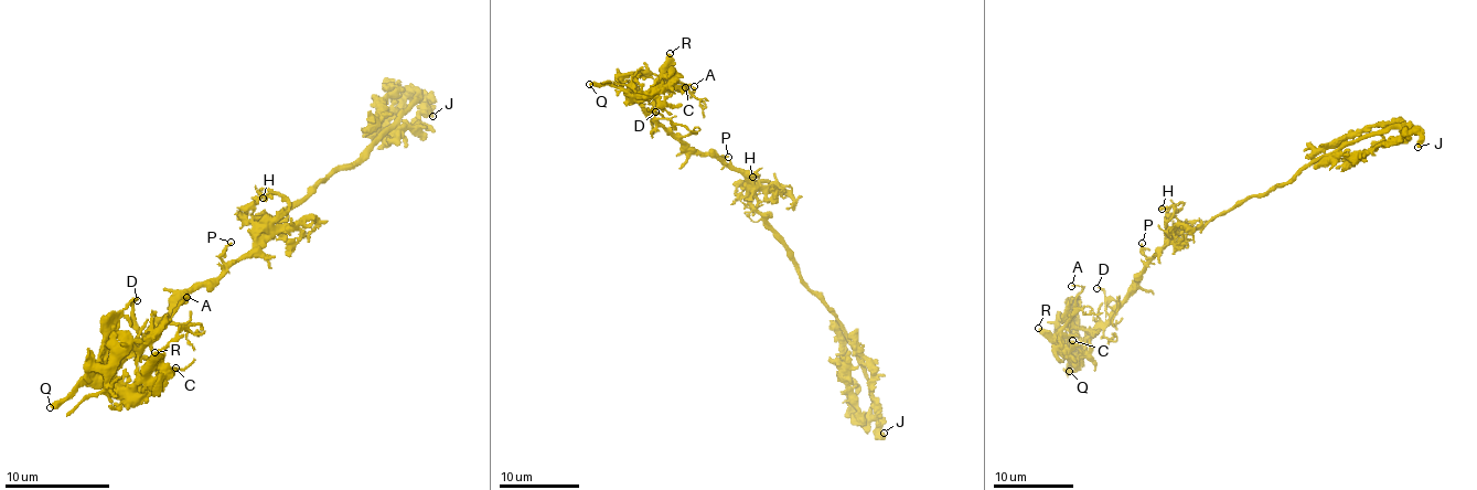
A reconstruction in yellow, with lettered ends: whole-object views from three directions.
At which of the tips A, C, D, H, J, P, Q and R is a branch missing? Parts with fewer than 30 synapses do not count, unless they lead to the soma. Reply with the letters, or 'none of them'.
Q

